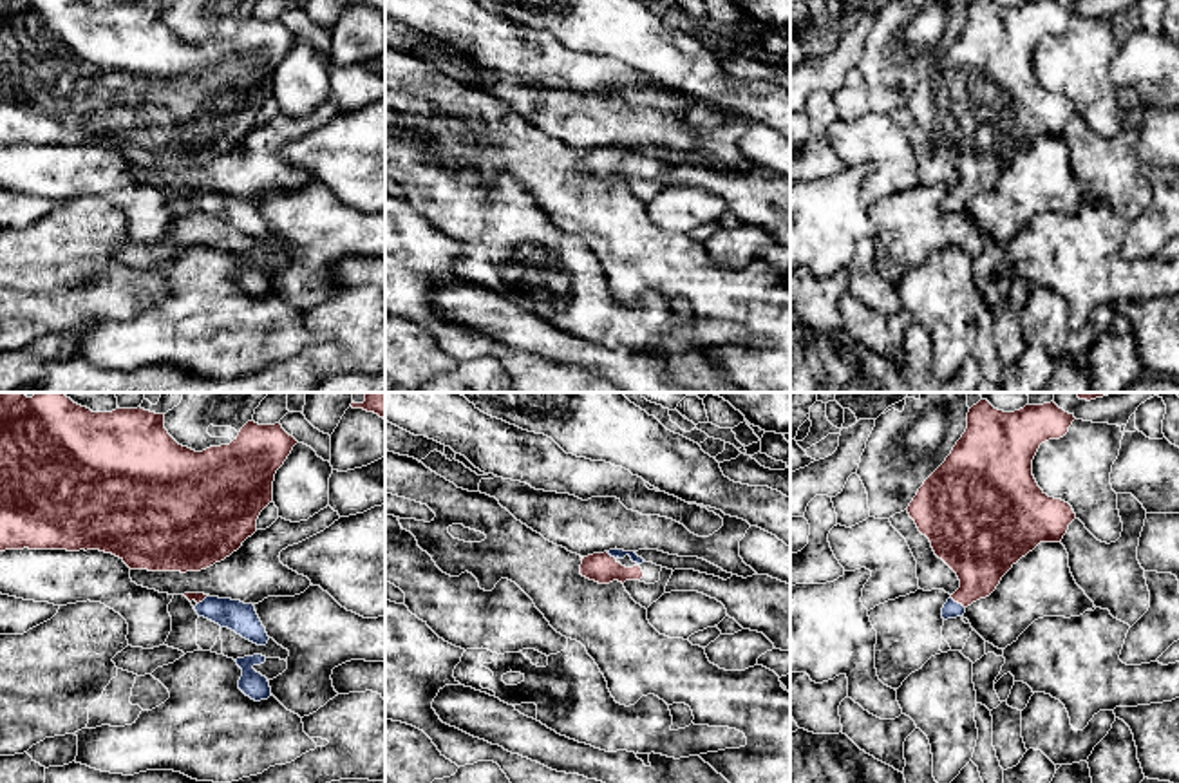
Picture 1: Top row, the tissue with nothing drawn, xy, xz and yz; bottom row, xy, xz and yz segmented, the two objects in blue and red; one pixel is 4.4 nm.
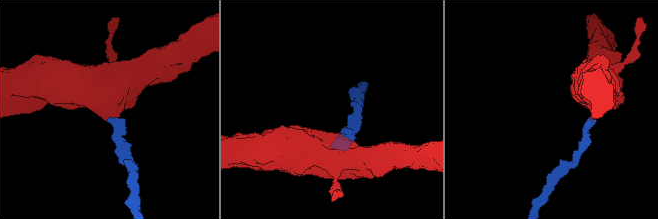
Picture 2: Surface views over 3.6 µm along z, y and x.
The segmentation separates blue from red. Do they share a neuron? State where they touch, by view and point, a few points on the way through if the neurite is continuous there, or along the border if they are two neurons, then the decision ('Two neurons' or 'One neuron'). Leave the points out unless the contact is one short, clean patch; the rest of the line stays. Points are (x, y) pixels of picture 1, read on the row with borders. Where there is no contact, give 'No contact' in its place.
Touches blue at yz (957, 603). Path across: yz (952, 610), (957, 603), (979, 579), (980, 552). One neuron

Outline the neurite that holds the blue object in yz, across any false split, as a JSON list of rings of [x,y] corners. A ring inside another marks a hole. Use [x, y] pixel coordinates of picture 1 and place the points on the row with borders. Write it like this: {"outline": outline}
{"outline": [[[980,400],[969,409],[966,432],[908,506],[935,555],[960,580],[942,608],[944,620],[964,617],[967,606],[989,597],[1002,577],[1040,542],[1061,542],[1076,514],[1069,503],[1049,497],[1038,486],[1033,459],[1042,443],[1063,438],[1074,420],[1054,401],[1004,412]]]}

